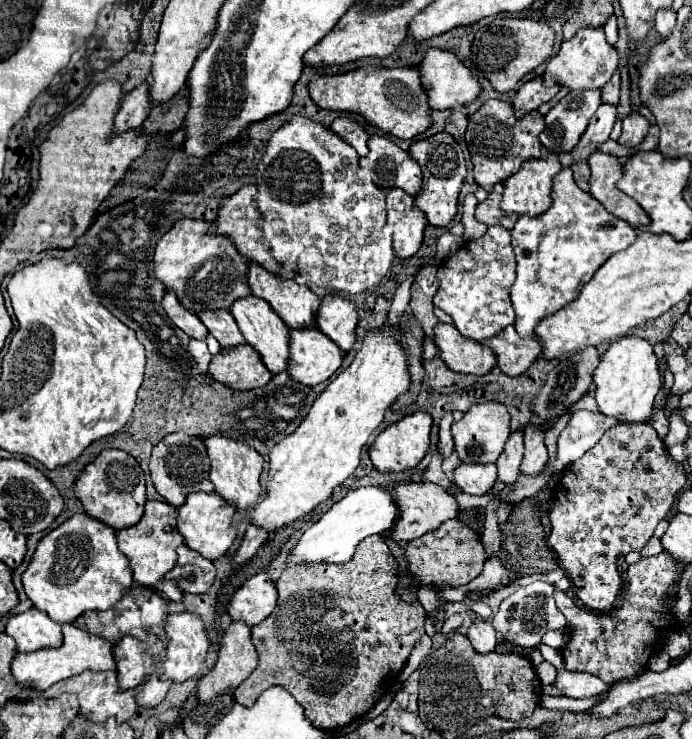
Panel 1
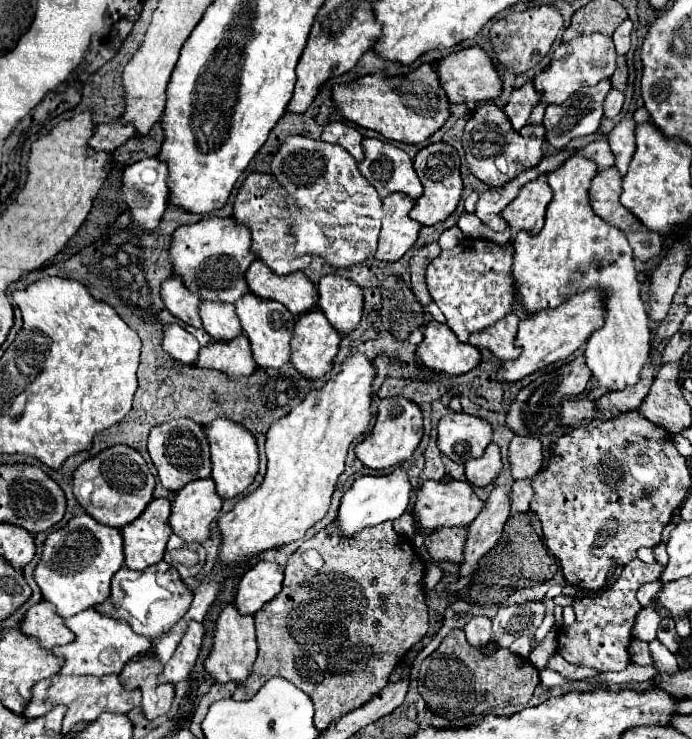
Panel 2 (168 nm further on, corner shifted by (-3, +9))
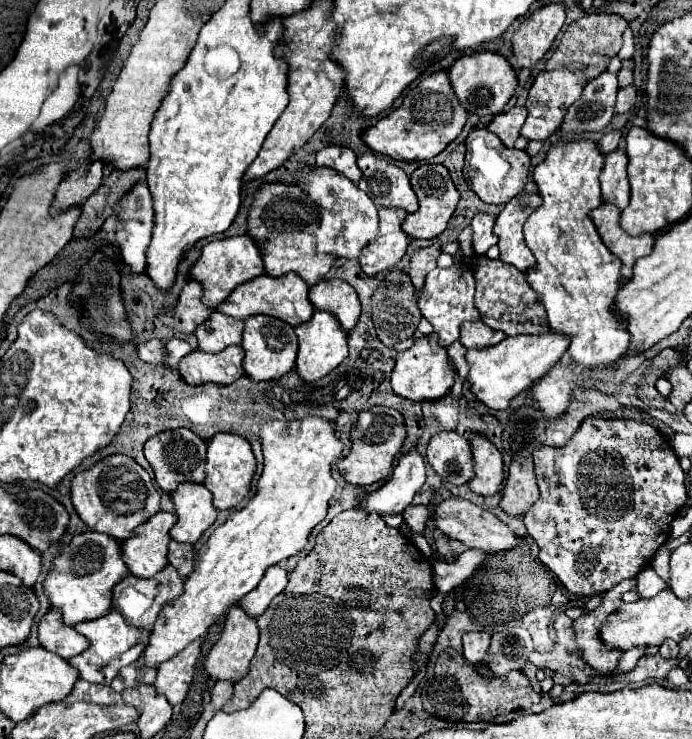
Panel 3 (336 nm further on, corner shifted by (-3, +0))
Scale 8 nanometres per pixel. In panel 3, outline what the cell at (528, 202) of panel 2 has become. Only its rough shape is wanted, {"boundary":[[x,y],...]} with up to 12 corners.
{"boundary":[[519,194],[495,222],[501,260],[525,272],[535,264],[523,224],[541,204]]}

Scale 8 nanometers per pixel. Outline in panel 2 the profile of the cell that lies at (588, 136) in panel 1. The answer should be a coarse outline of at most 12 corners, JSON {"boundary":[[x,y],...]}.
{"boundary":[[611,89],[605,99],[605,117],[621,111],[625,93]]}

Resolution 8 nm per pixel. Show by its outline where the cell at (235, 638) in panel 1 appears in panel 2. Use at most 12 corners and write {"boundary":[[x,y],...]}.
{"boundary":[[227,605],[205,659],[217,683],[239,683],[255,657],[253,615]]}

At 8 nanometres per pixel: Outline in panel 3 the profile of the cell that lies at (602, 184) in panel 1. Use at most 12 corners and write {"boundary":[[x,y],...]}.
{"boundary":[[603,202],[591,212],[605,246],[633,276],[637,258],[653,248],[653,236],[629,236],[619,226],[621,210]]}

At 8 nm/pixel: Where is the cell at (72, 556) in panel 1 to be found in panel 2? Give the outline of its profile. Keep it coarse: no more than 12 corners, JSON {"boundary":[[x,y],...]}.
{"boundary":[[91,515],[51,533],[35,567],[63,619],[109,597],[123,537]]}

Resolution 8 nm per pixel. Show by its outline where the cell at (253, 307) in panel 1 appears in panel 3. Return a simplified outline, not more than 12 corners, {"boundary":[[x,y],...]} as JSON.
{"boundary":[[249,316],[241,346],[255,382],[295,366],[295,328],[273,316]]}

